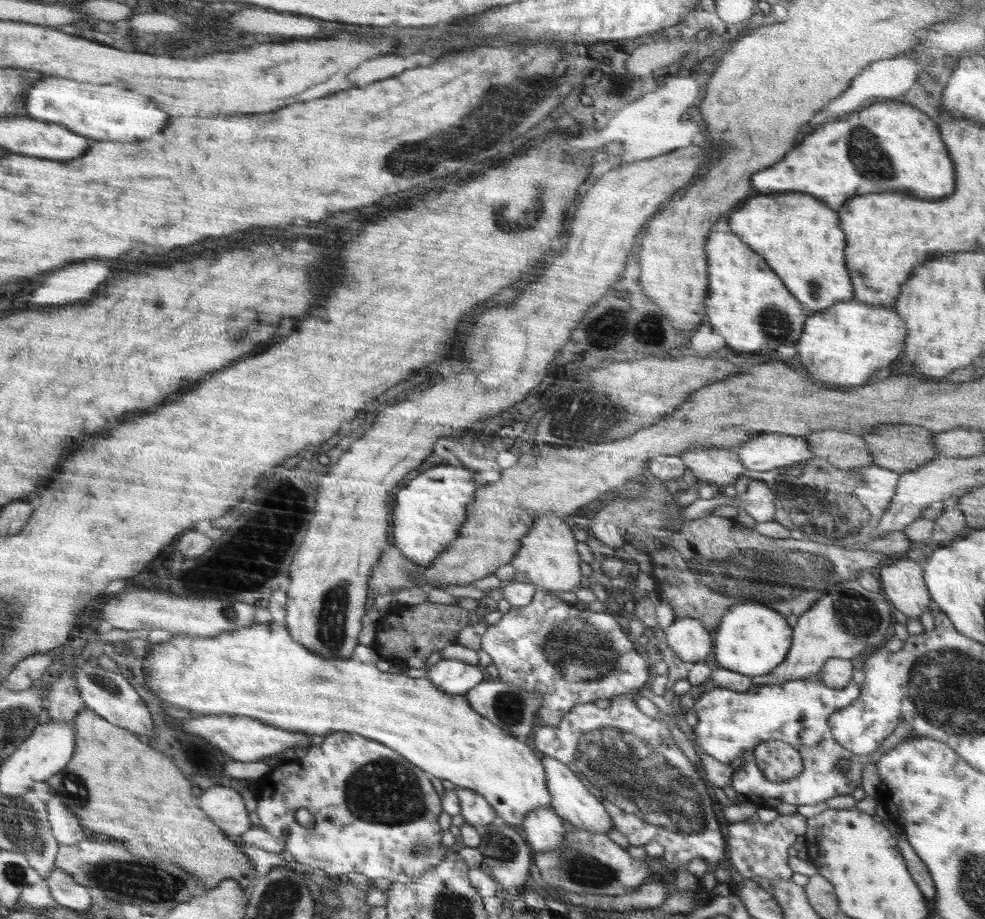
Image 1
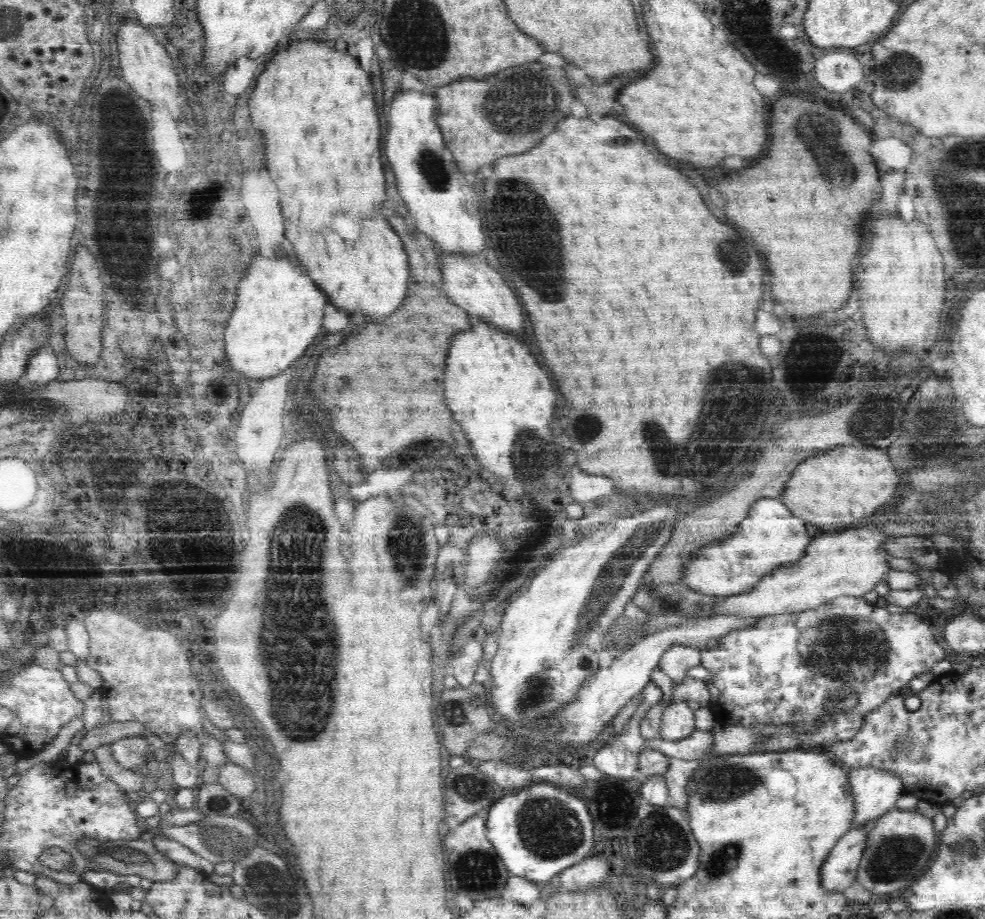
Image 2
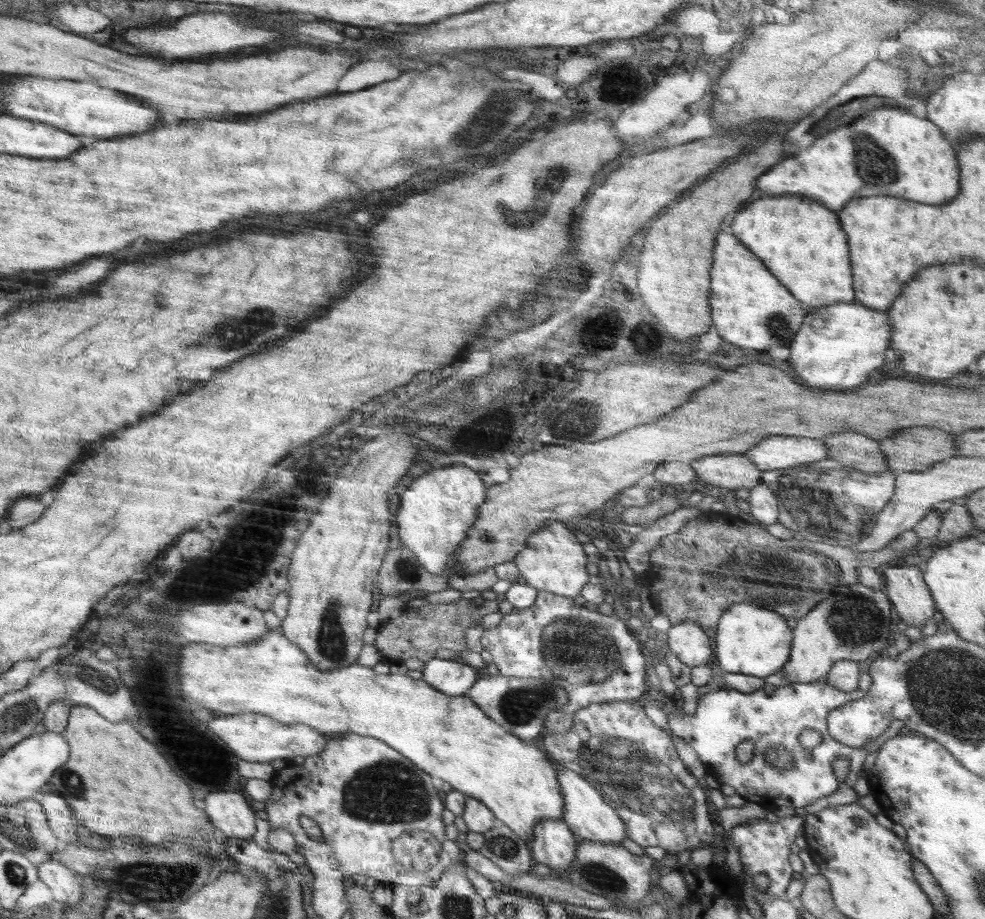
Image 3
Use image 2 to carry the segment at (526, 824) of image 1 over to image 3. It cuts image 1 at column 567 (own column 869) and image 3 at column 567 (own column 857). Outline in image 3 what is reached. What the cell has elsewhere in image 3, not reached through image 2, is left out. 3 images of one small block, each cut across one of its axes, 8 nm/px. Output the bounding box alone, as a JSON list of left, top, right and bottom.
[530,820,578,877]

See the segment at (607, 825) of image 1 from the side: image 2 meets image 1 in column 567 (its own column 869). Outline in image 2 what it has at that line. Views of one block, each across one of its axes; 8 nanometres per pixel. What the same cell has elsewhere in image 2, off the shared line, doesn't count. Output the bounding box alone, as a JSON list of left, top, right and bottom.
[848,767,904,826]

